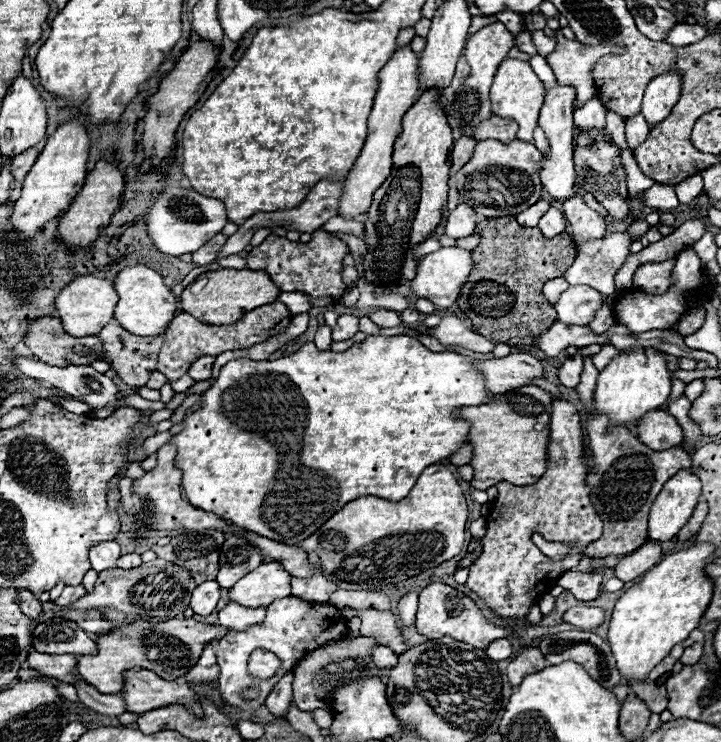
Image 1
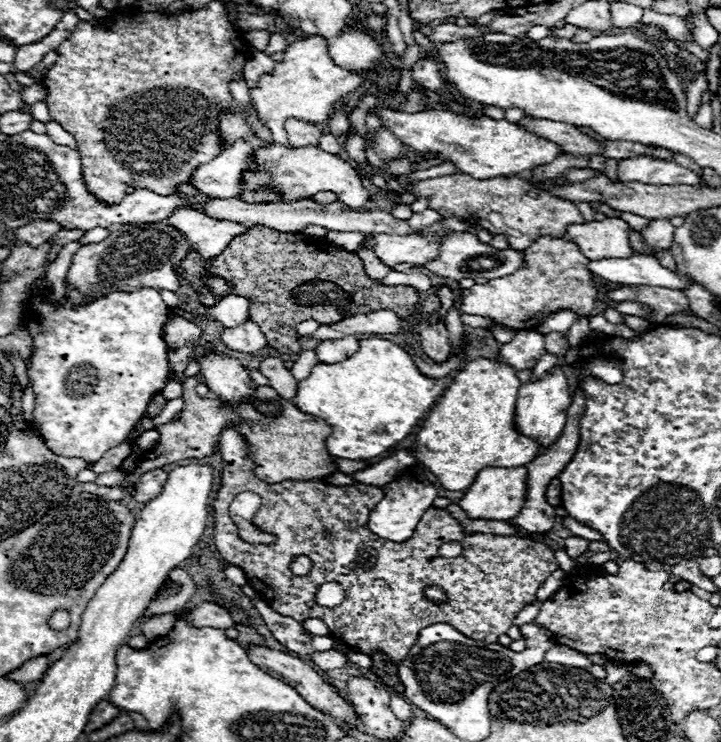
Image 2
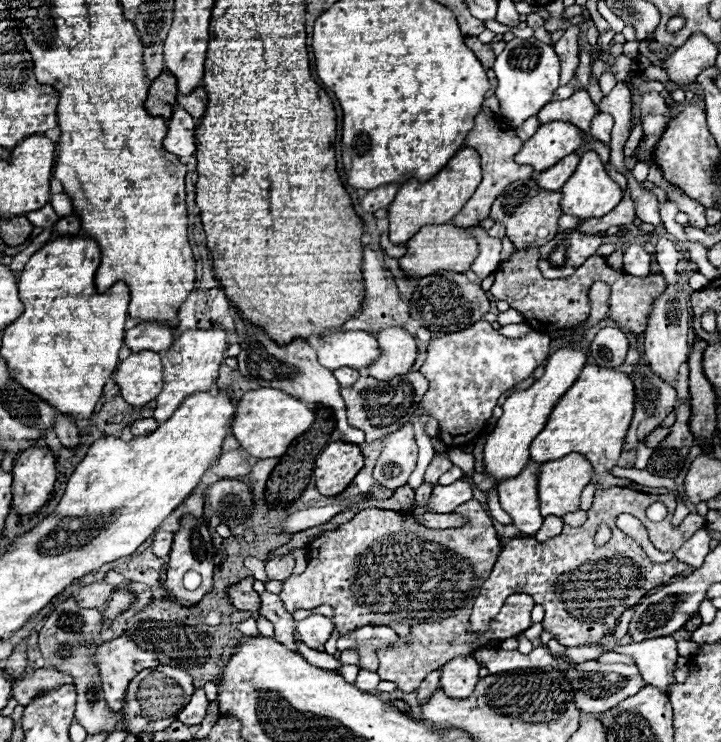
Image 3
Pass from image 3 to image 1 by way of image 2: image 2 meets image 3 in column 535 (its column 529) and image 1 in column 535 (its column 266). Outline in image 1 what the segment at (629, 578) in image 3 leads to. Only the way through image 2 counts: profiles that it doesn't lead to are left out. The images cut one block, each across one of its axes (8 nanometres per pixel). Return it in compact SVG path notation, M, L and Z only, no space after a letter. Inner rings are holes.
M552 400L548 470L536 484L530 486L512 486L504 480L496 484L498 496L494 500L492 514L488 516L488 532L482 538L484 550L470 566L470 576L466 582L466 586L478 594L498 618L524 620L530 606L548 594L564 572L578 566L584 556L580 550L602 536L602 520L592 506L586 476L588 466L584 458L580 416L574 404L566 400ZM534 532L554 542L576 540L574 544L578 550L554 562L536 548L532 542Z

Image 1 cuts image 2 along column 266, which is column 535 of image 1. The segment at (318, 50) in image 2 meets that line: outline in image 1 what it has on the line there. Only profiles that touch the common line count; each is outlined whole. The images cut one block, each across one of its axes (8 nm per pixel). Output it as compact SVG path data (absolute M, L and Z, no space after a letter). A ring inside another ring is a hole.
M506 58L498 68L492 90L490 90L492 112L502 118L514 118L520 124L518 138L524 142L530 142L532 132L538 126L538 112L540 112L540 106L544 104L544 92L546 92L544 82L538 80L538 76L534 74L528 62L518 60L518 58Z

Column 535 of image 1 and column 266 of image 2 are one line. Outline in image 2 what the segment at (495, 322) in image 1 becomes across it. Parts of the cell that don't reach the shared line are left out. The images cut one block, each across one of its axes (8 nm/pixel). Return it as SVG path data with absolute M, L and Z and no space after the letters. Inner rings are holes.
M254 226L248 232L234 236L230 240L230 244L224 248L224 252L212 260L204 260L198 254L198 250L192 248L186 254L186 258L176 266L176 274L200 292L200 304L204 304L204 306L214 306L220 298L208 290L208 286L202 282L202 276L218 274L220 278L224 278L226 284L230 286L228 294L244 296L250 302L248 316L252 322L256 322L262 328L262 332L266 334L268 346L282 354L292 354L292 356L298 354L296 326L302 320L314 318L320 324L334 324L334 322L340 322L346 314L368 314L368 312L376 312L376 310L394 310L402 320L410 320L410 318L416 318L418 306L420 306L418 304L420 298L418 298L418 292L414 292L414 288L380 284L378 280L364 274L362 260L356 254L350 254L350 252L330 244L326 238L322 240L316 236L306 236L302 232L284 234L284 232L264 228L264 226Z

